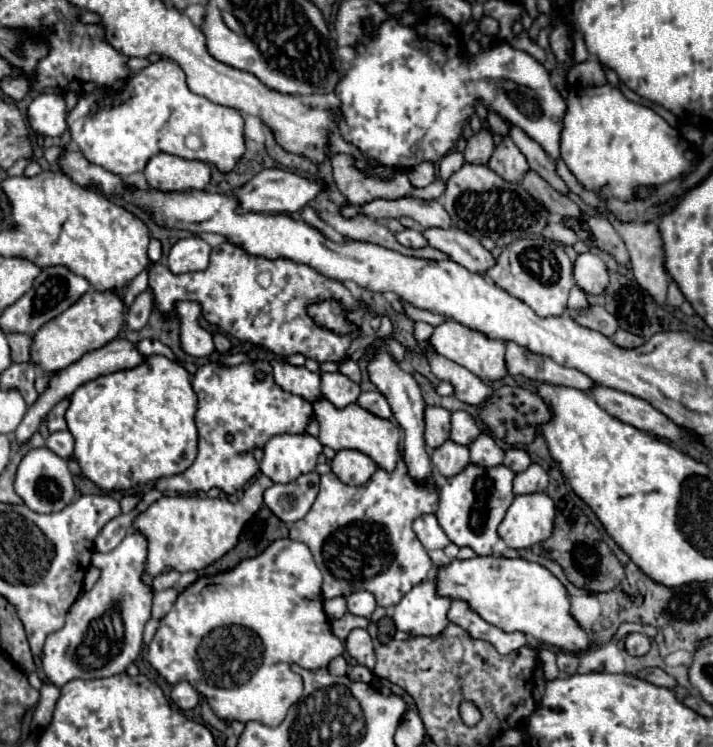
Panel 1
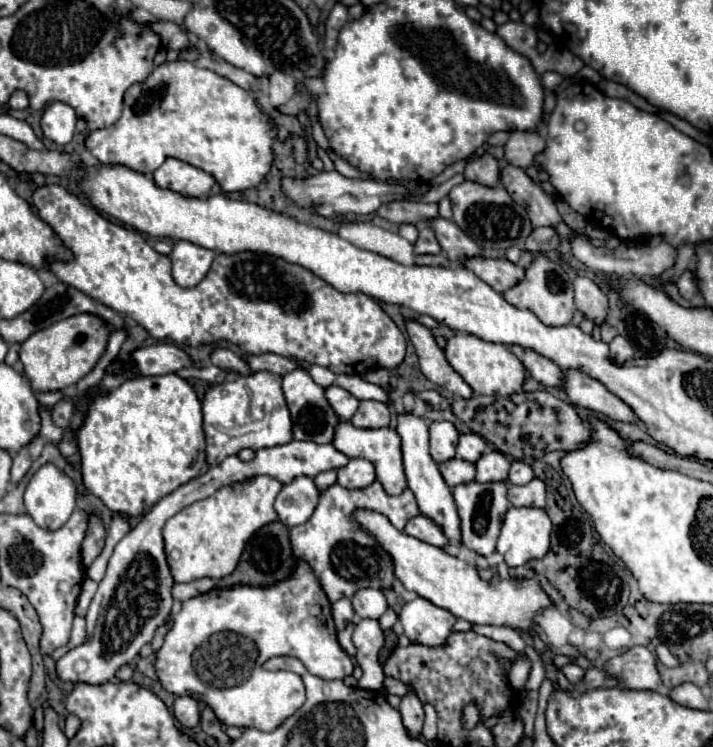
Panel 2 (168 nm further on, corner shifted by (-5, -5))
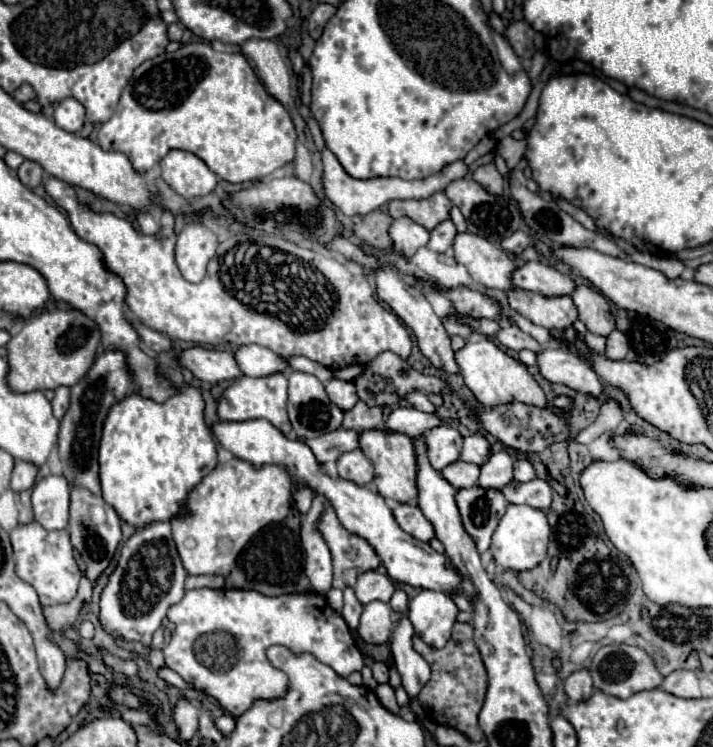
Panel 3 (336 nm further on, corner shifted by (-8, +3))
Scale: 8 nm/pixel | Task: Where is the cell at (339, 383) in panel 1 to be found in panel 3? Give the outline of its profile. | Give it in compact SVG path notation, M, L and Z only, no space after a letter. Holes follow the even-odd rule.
M331 379L325 385L325 391L329 391L329 399L333 399L333 403L337 403L337 407L341 407L341 411L349 411L359 401L359 397L355 393L355 385L351 381Z

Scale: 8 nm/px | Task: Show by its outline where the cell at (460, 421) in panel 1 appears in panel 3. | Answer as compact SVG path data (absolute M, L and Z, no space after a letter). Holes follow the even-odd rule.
M469 435L463 439L461 461L481 465L481 463L485 463L485 459L489 459L489 455L491 455L491 449L483 435Z

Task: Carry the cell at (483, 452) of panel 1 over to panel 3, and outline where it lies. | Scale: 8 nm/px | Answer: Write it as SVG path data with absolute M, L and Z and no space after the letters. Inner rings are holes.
M505 451L491 453L487 463L481 465L479 487L503 489L513 479L513 457Z

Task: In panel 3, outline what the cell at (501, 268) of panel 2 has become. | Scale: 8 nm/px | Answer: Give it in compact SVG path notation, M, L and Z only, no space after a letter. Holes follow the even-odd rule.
M527 261L523 267L519 267L513 273L513 283L515 287L537 291L539 295L545 295L545 297L571 295L577 287L569 275L563 275L557 269L539 261Z

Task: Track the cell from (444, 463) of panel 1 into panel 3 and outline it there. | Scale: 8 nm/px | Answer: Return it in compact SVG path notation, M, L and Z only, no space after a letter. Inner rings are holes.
M455 461L451 465L447 465L441 471L443 479L447 479L455 489L461 487L475 487L477 479L479 479L479 467L473 463L465 463L465 461Z

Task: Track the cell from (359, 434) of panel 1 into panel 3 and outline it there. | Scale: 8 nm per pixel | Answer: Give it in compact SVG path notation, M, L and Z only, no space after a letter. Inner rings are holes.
M381 429L363 431L359 437L363 455L373 463L375 469L375 487L379 495L385 499L393 499L399 503L409 503L417 497L417 453L413 447L413 439L401 433L387 433Z

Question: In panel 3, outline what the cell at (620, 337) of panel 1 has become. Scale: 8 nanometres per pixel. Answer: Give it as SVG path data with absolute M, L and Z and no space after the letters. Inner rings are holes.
M613 331L609 337L607 337L607 349L605 349L605 357L609 359L623 359L627 355L627 337L619 331Z

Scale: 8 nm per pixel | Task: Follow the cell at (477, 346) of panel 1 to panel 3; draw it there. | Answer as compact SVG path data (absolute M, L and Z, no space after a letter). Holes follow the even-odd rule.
M489 339L479 341L479 343L467 343L461 351L455 353L455 357L461 367L465 385L485 407L497 407L501 403L513 403L513 401L533 405L533 407L547 405L545 393L535 383L535 379L527 373L527 367L523 363L519 363L517 359L509 357L505 351L501 351L497 345L493 345Z

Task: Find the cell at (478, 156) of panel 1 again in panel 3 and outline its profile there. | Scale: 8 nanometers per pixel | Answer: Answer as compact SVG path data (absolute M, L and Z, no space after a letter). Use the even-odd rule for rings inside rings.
M493 163L477 167L475 173L473 173L473 179L477 183L481 183L481 187L485 187L491 195L503 195L505 181L503 181L503 177L499 175L499 171L497 171L497 167Z

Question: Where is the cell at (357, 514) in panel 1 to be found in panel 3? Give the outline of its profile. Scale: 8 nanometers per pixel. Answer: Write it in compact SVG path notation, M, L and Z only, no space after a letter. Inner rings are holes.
M327 505L325 515L319 521L319 531L323 533L333 557L333 587L353 587L361 573L381 565L377 553L365 539L341 527L331 505Z

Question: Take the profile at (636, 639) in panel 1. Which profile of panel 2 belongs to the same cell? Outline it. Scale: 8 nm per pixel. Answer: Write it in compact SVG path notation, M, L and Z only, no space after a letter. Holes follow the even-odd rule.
M632 647L608 661L608 675L618 675L628 689L660 689L656 657L646 647Z

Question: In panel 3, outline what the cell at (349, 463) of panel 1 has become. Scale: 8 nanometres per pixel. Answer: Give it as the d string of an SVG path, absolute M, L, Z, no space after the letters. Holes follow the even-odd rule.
M359 449L341 455L341 459L337 459L337 471L339 477L349 479L357 485L367 485L373 481L373 465Z

